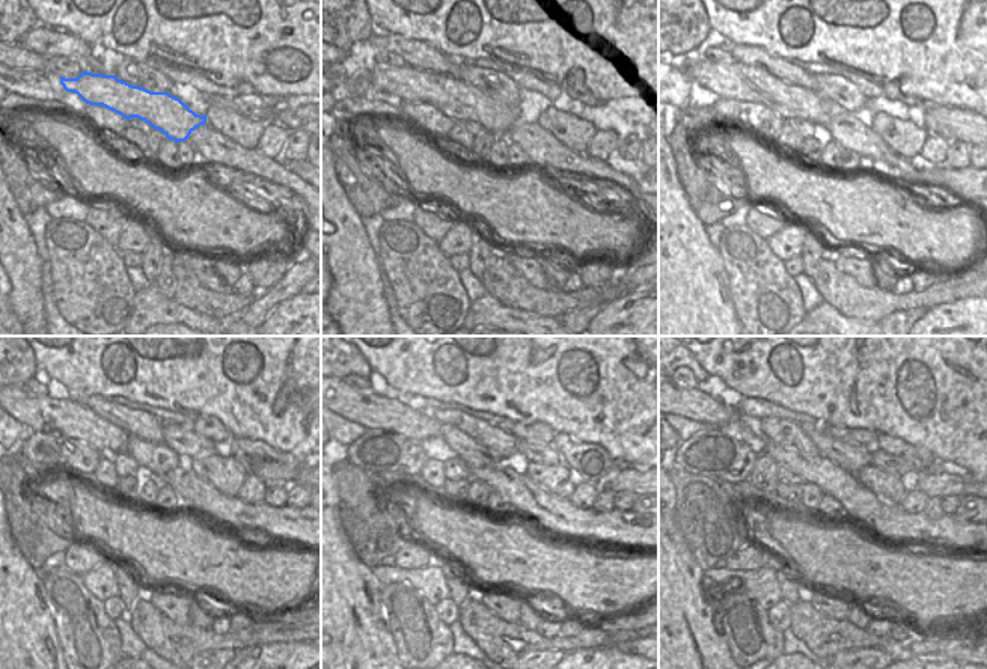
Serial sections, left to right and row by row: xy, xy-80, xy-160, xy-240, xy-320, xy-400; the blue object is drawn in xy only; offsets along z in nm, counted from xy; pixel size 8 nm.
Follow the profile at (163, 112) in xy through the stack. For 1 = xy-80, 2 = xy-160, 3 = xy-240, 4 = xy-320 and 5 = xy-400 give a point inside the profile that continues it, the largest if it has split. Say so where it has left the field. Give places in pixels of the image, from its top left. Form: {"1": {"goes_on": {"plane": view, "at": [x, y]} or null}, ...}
{"1": {"goes_on": {"plane": "xy-80", "at": [460, 101]}}, "2": {"goes_on": {"plane": "xy-160", "at": [740, 82]}}, "3": {"goes_on": {"plane": "xy-240", "at": [39, 412]}}, "4": {"goes_on": {"plane": "xy-320", "at": [374, 412]}}, "5": {"goes_on": {"plane": "xy-400", "at": [689, 403]}}}

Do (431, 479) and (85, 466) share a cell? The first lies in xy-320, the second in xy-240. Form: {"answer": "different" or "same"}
{"answer": "different"}

